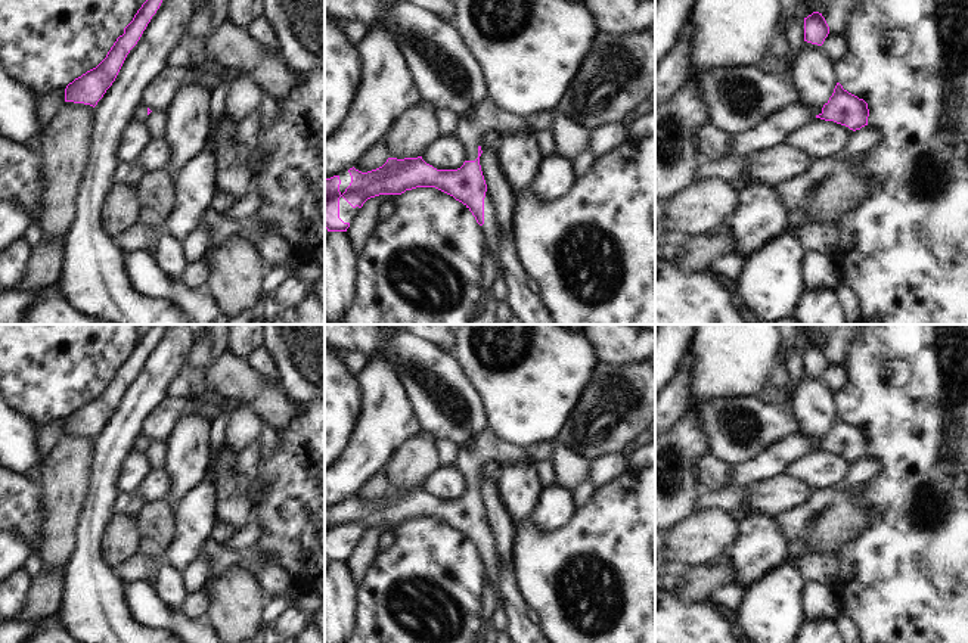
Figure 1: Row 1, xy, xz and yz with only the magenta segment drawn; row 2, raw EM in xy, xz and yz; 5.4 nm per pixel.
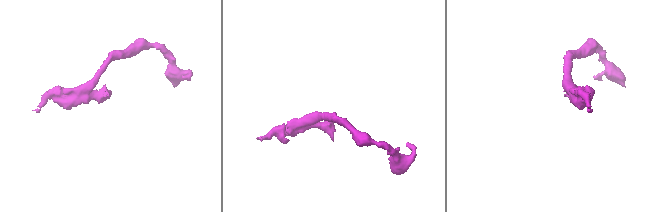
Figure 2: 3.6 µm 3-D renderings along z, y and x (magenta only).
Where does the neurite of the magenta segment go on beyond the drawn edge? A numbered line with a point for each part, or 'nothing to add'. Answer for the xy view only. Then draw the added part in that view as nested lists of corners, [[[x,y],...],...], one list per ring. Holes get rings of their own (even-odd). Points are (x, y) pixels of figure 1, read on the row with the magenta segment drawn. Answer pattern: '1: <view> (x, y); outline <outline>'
1: xy (140, 112); outline [[[139,103],[134,109],[134,115],[133,119],[134,121],[145,121],[145,118],[148,117],[148,106],[143,103]]]

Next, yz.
1: yz (776, 127); outline [[[803,102],[770,112],[753,128],[733,136],[730,153],[741,155],[781,145],[786,142],[797,128],[816,119],[819,114],[822,114],[822,108],[815,108]]]

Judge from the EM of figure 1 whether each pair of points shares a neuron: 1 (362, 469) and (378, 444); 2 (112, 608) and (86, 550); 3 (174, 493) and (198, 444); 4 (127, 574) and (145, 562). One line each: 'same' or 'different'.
1: same
2: same
3: same
4: same

